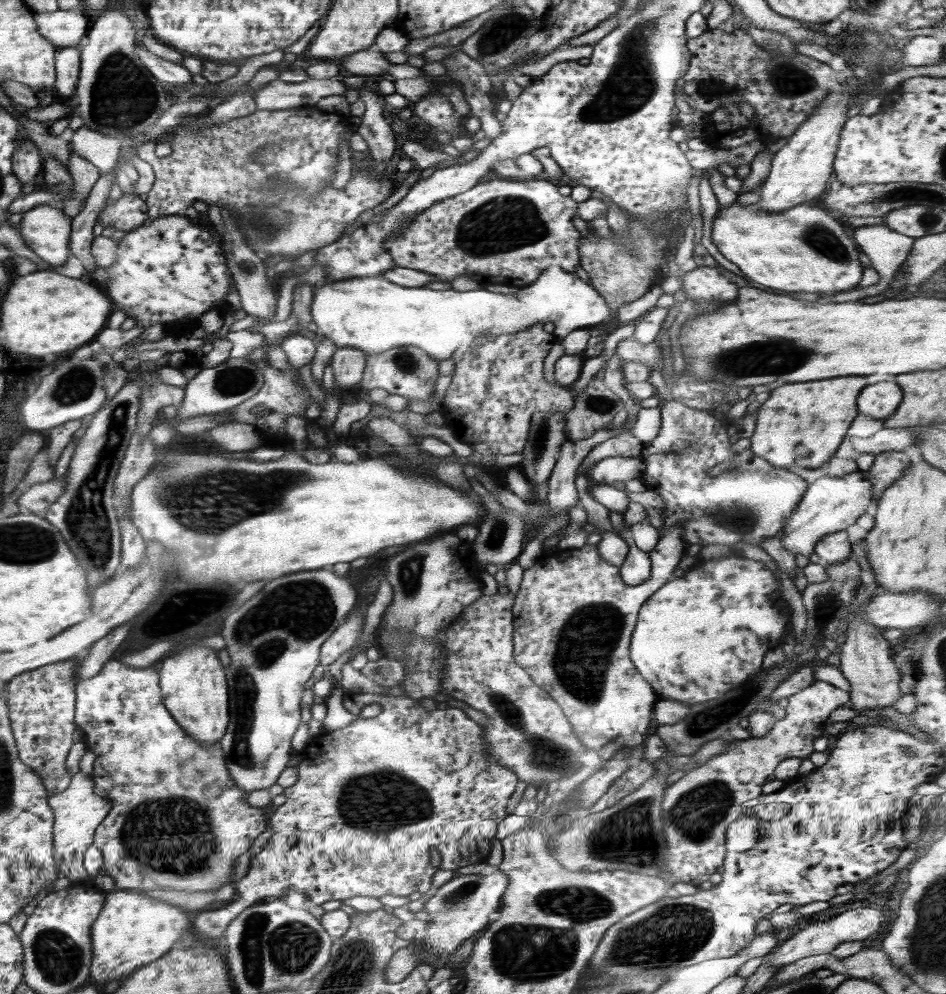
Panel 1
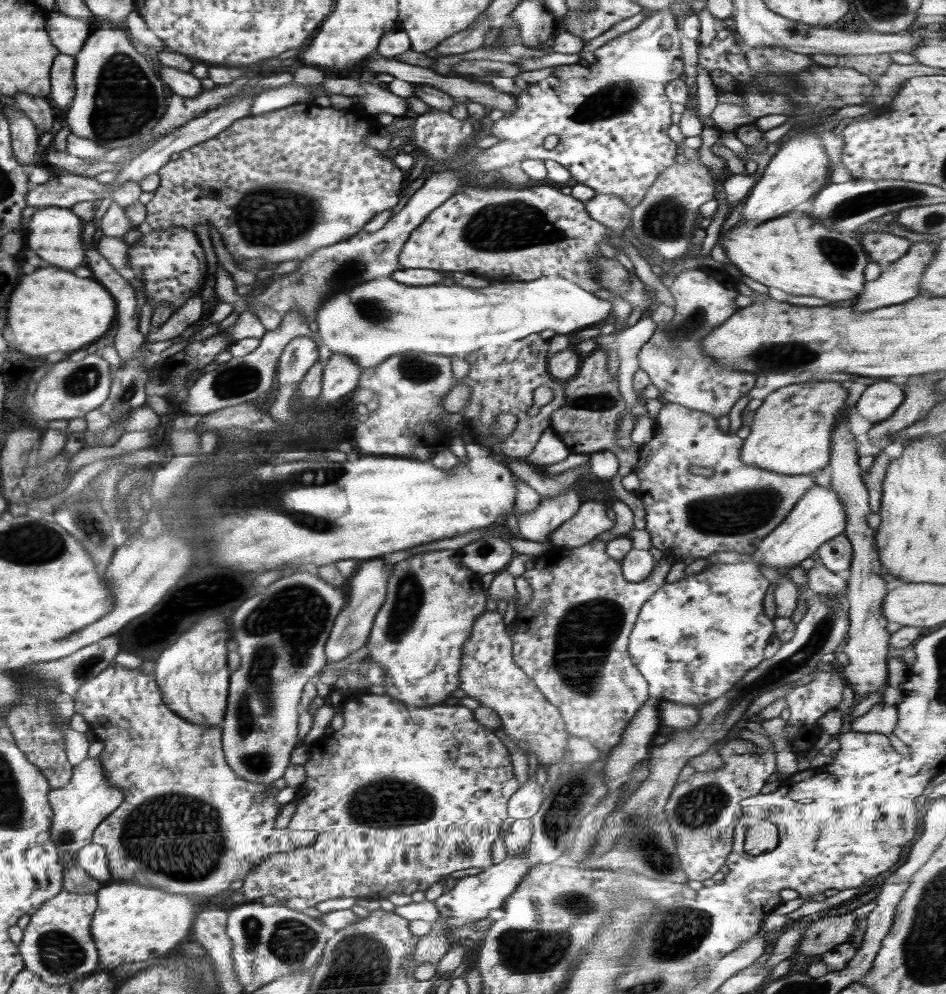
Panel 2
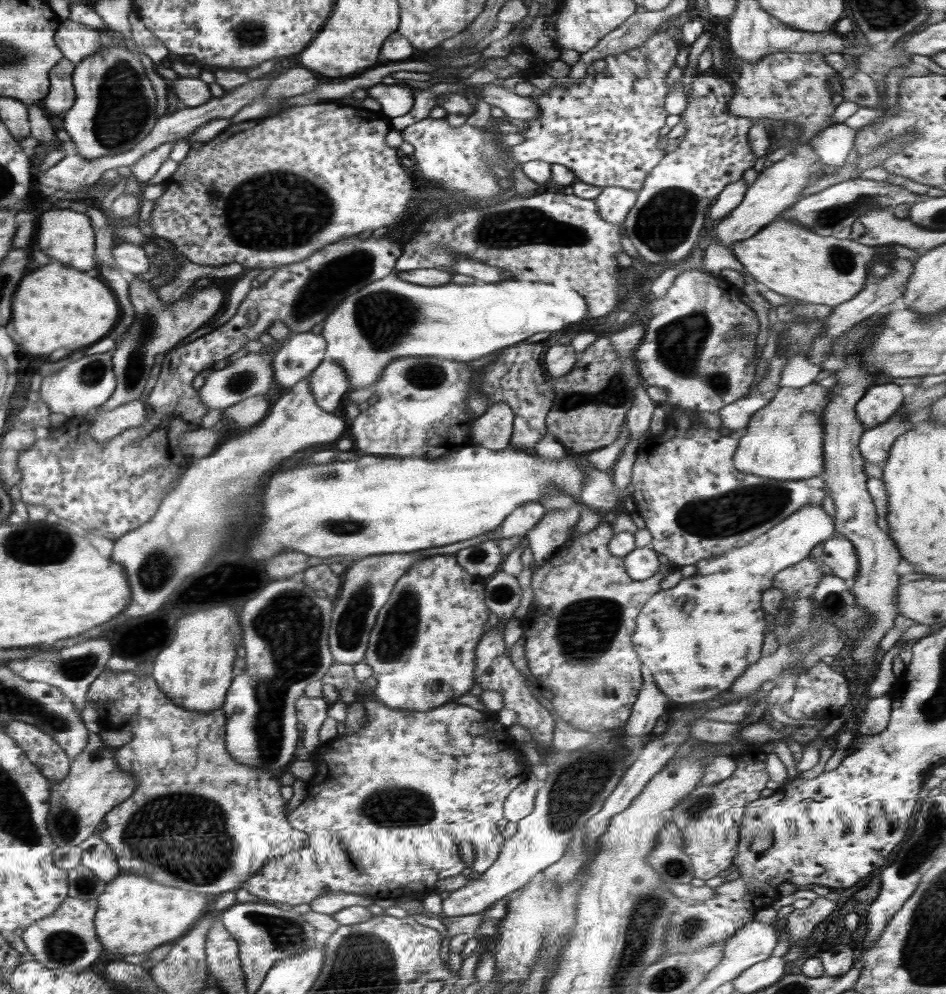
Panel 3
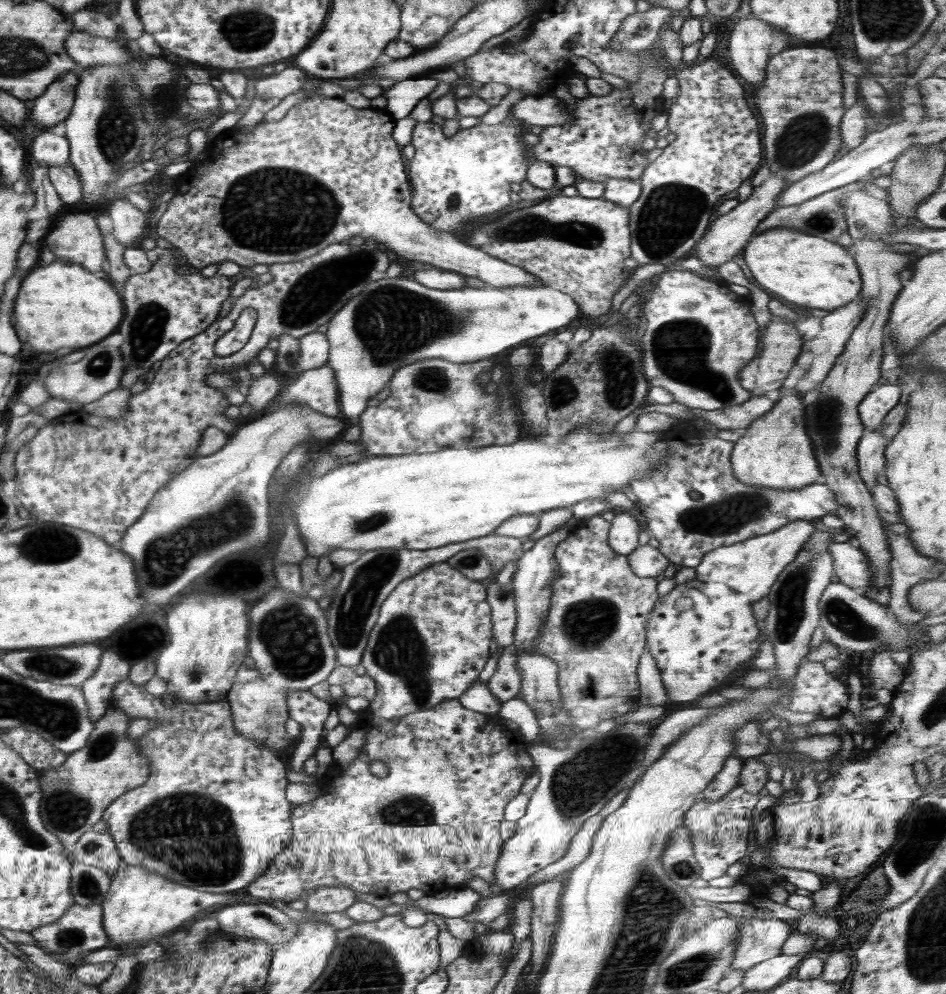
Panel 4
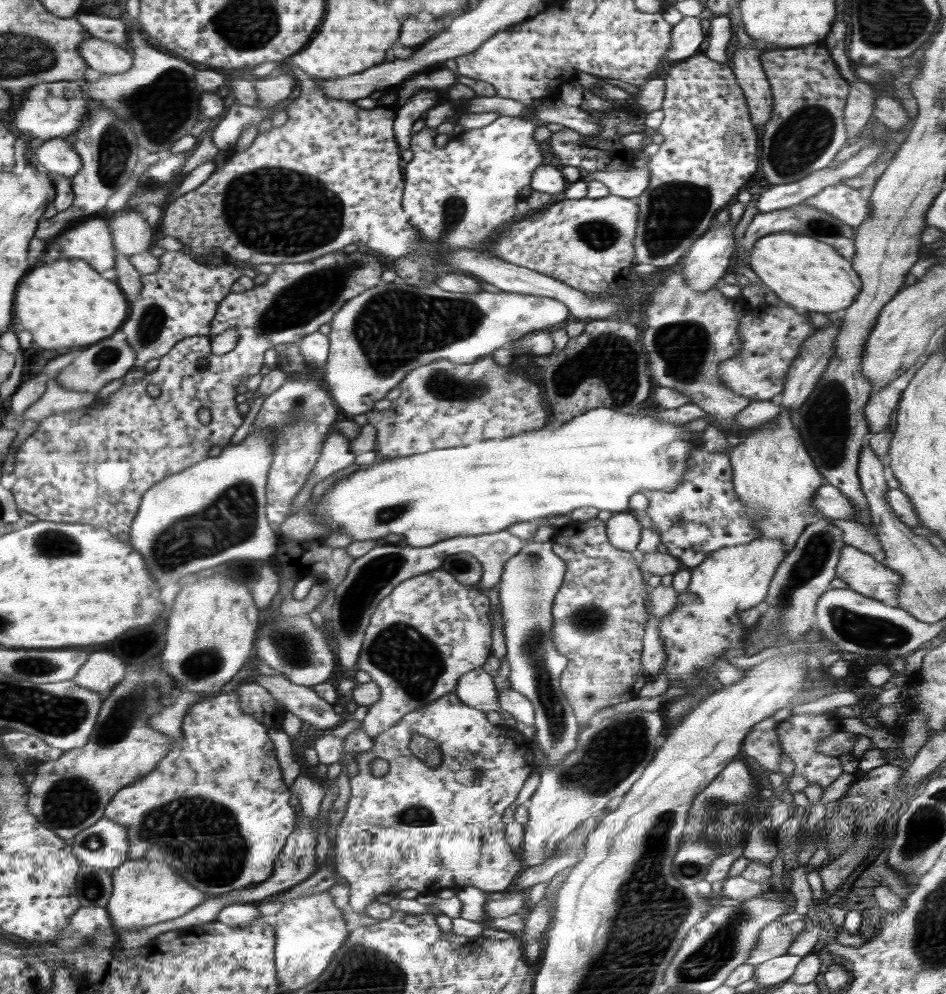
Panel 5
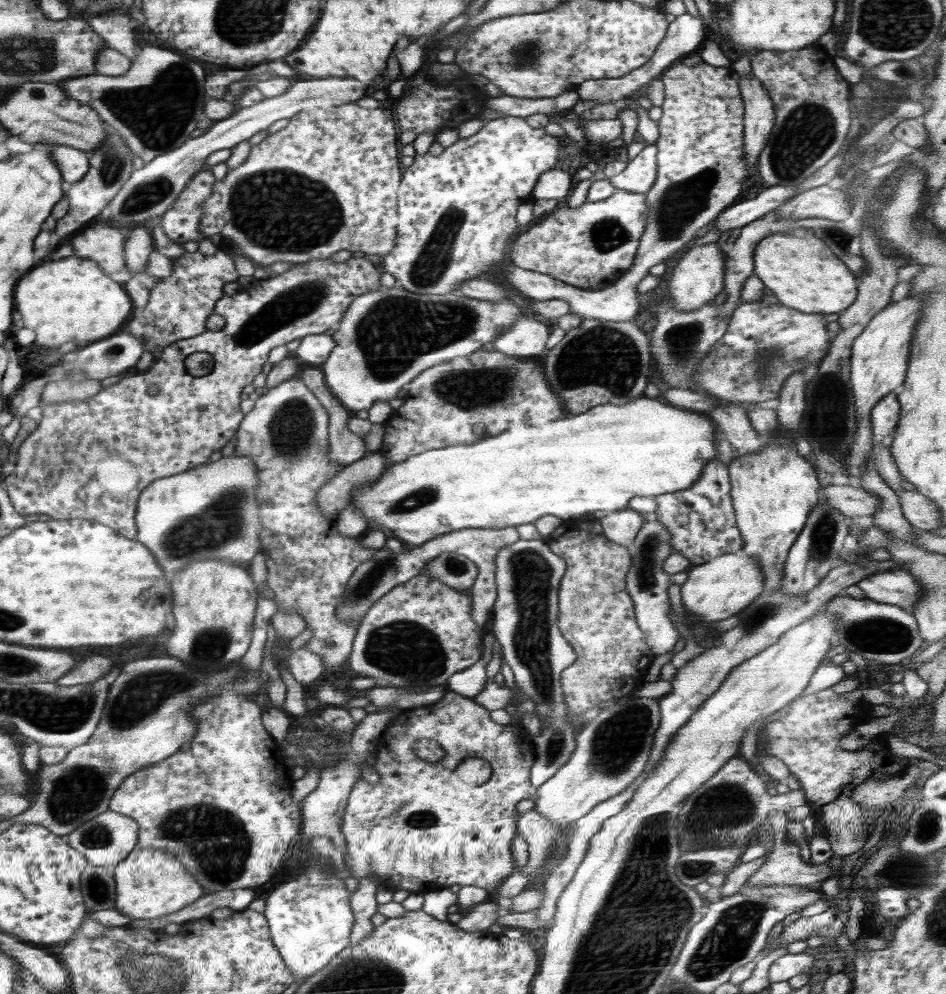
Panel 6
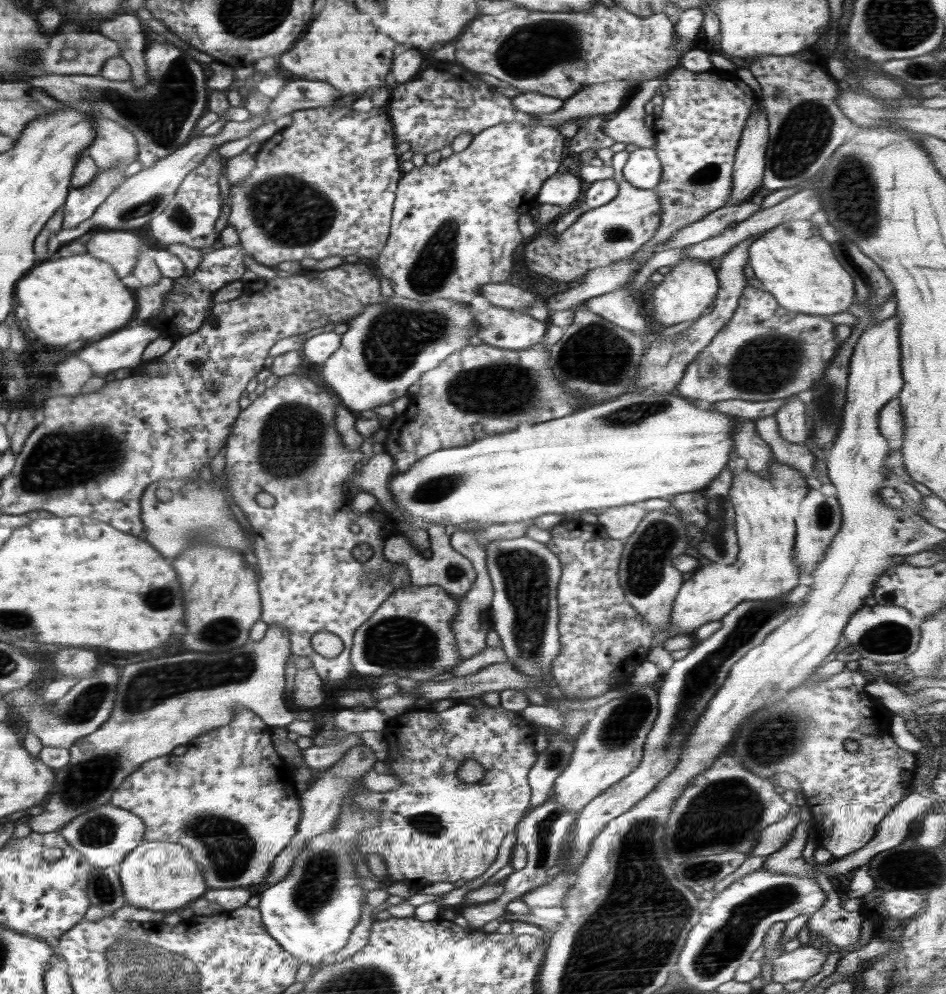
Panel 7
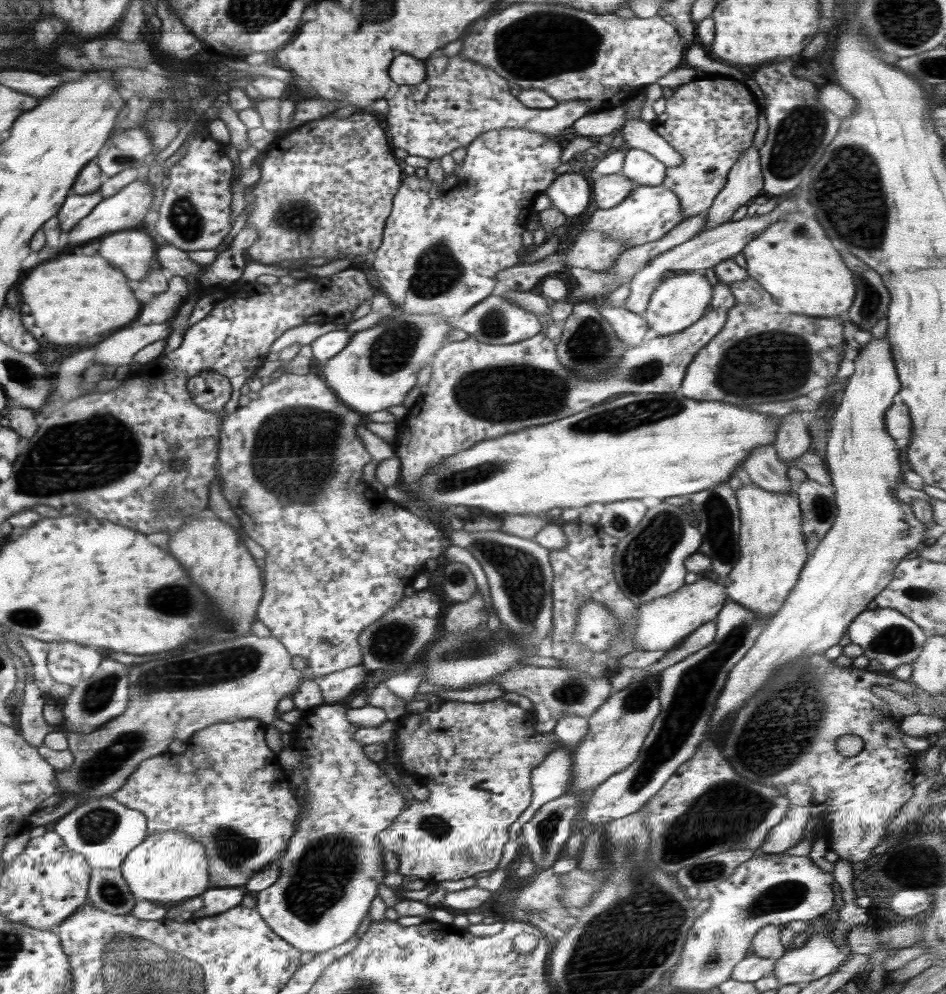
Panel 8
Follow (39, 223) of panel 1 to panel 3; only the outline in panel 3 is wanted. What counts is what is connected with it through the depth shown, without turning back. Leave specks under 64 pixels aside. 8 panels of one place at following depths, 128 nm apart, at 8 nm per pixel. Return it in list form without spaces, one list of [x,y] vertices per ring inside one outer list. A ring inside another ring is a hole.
[[[50,207],[40,216],[40,228],[38,228],[38,248],[68,266],[76,266],[78,270],[92,270],[96,267],[95,258],[95,229],[86,214],[74,212],[74,210],[58,209]]]

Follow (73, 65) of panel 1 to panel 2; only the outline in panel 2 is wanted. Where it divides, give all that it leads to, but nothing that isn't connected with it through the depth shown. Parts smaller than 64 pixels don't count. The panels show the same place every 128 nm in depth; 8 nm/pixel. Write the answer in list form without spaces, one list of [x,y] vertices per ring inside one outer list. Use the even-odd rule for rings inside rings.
[[[59,53],[51,68],[51,97],[58,108],[70,106],[75,99],[75,56]]]

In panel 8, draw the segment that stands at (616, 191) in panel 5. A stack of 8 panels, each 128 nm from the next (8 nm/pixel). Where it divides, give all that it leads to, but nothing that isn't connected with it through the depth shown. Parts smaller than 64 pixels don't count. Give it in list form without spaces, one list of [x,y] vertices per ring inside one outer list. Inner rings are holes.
[[[625,148],[625,159],[620,173],[639,185],[656,186],[665,179],[667,166],[641,149]]]

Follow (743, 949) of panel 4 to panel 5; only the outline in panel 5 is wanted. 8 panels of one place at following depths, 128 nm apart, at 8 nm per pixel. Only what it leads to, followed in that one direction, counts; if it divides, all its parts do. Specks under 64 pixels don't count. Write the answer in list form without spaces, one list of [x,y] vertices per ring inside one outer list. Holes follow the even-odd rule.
[[[805,918],[792,923],[783,924],[778,920],[764,926],[757,943],[750,951],[747,963],[750,966],[758,966],[767,960],[788,953],[792,941],[800,936],[808,921],[809,920]]]

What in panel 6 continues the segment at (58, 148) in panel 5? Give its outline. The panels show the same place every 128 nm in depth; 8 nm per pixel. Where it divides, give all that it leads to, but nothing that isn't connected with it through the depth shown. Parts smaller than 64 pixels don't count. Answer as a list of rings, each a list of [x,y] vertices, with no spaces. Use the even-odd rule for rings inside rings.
[[[54,145],[51,148],[51,159],[59,166],[63,173],[63,181],[74,184],[85,177],[89,169],[90,153],[68,147],[65,145]]]

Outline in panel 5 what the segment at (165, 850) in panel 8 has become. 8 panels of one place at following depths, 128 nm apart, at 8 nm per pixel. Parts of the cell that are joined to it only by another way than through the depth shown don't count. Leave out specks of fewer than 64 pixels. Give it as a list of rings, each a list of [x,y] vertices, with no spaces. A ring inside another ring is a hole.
[[[128,858],[112,871],[113,891],[107,902],[107,910],[112,910],[111,921],[116,934],[123,928],[152,926],[184,916],[206,900],[204,892],[184,882],[165,862]]]

